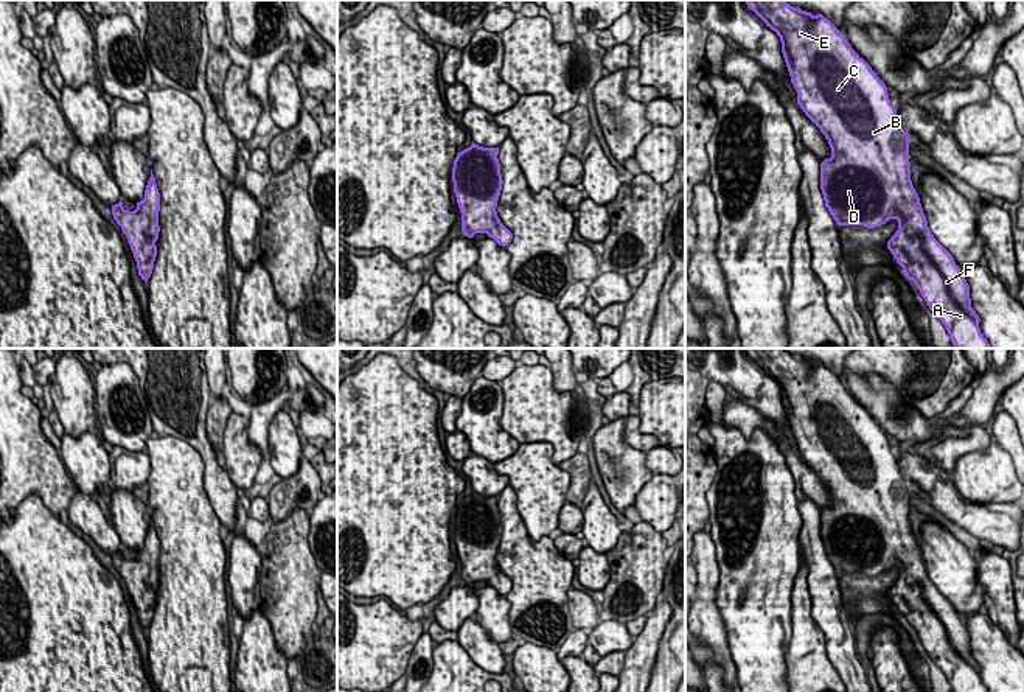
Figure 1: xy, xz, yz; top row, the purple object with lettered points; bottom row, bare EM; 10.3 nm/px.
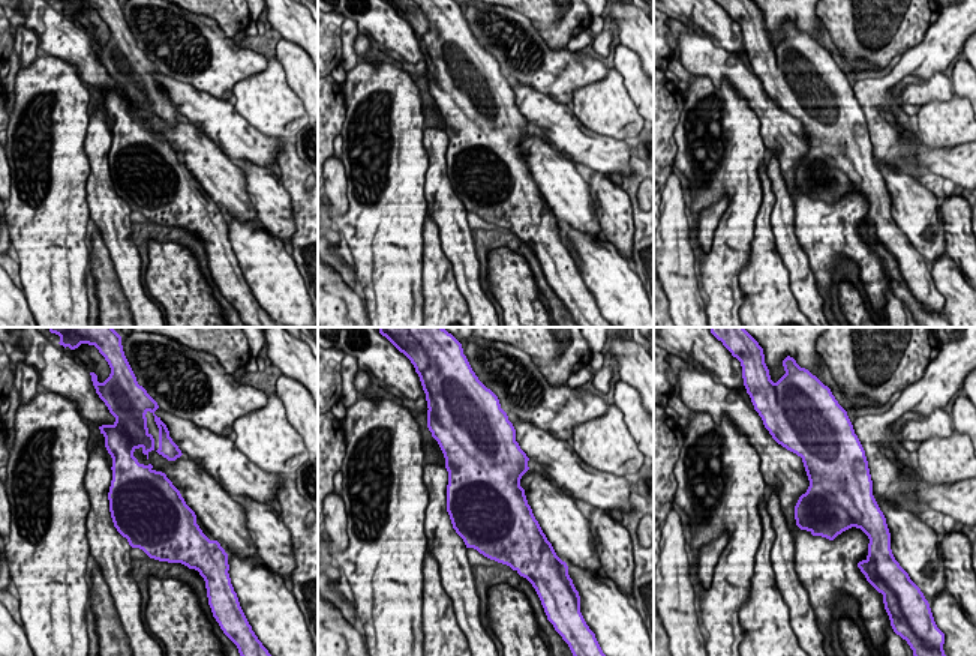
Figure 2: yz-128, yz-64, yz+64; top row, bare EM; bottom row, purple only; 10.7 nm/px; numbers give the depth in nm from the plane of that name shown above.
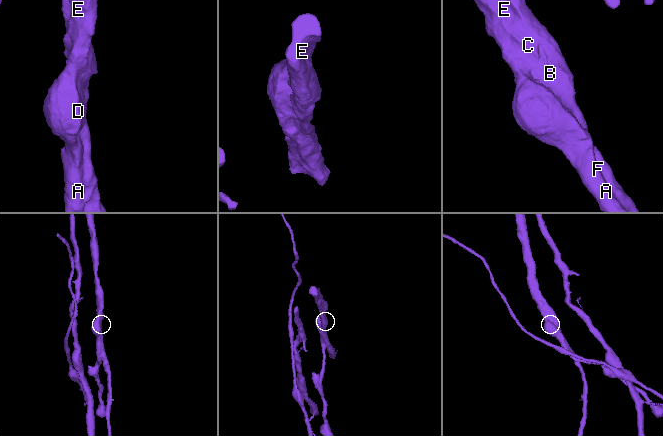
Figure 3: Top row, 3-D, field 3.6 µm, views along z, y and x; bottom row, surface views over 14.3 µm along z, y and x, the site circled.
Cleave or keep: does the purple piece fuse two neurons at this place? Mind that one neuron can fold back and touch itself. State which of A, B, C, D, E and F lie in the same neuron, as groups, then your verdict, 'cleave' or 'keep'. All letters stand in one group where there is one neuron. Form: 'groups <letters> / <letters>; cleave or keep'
groups A B C D E F; keep

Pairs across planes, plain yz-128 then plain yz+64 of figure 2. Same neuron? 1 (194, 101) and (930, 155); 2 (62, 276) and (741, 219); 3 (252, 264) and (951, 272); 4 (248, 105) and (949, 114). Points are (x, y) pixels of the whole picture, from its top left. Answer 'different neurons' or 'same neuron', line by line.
1: same neuron
2: same neuron
3: same neuron
4: same neuron

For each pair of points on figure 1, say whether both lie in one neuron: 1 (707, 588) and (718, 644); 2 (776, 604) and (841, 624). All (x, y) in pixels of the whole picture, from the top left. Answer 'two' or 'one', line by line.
1: one
2: two

